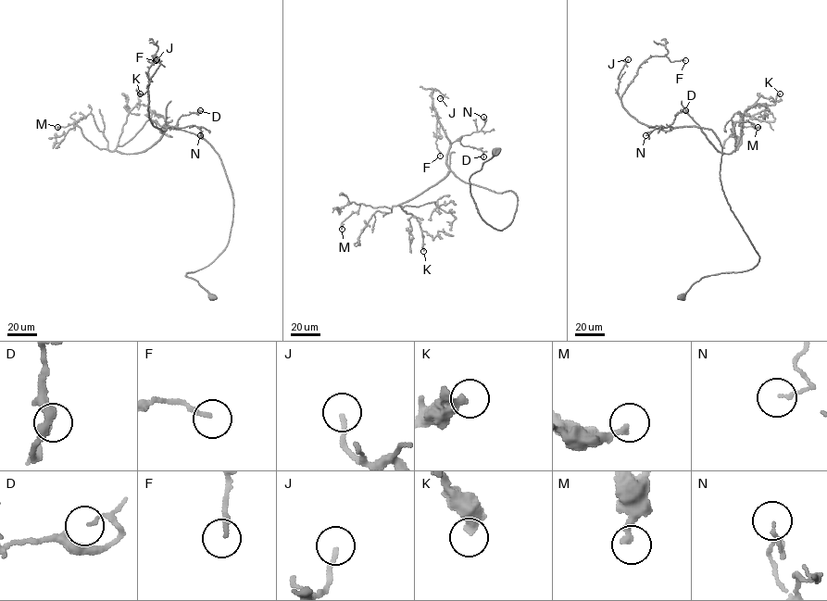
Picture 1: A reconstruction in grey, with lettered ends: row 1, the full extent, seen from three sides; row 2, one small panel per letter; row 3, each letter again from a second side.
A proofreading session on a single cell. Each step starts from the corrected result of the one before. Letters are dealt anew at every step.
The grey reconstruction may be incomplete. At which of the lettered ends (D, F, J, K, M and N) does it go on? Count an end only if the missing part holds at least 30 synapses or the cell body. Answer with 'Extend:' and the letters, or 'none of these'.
Extend: none of these

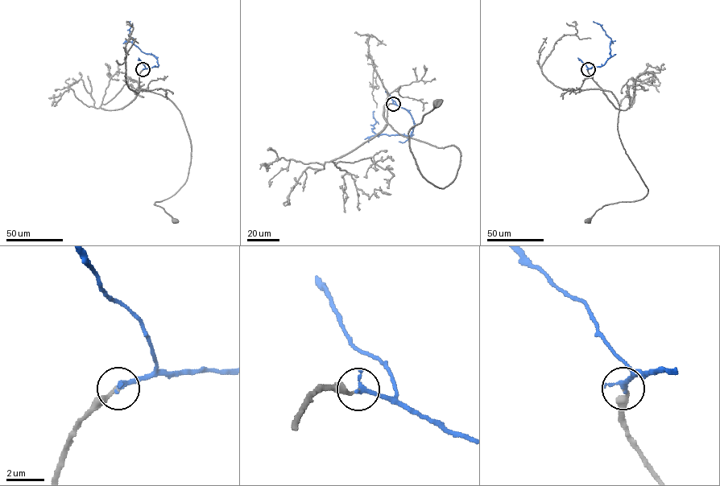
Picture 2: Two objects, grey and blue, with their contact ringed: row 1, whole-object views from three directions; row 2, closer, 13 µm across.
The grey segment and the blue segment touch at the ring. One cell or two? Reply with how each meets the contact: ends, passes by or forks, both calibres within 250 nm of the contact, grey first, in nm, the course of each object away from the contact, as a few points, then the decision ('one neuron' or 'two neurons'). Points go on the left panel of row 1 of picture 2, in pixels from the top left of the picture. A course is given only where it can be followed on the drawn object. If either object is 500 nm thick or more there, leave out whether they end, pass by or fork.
grey ends; blue ends; calibres 160 and 320 nm; course grey (142, 69), (138, 88), (173, 103), (190, 138), (187, 180), (174, 194), (154, 203), (174, 220); course blue (142, 69), (157, 67), (157, 59), (142, 51), (132, 43), (133, 39), (128, 35), (130, 21); one neuron

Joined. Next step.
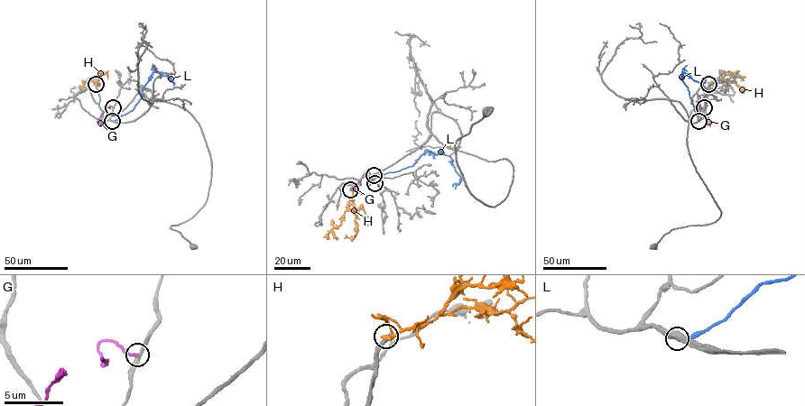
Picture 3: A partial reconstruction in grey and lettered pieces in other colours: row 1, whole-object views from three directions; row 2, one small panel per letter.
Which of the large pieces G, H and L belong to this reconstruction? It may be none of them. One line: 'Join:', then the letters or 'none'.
Join: none

